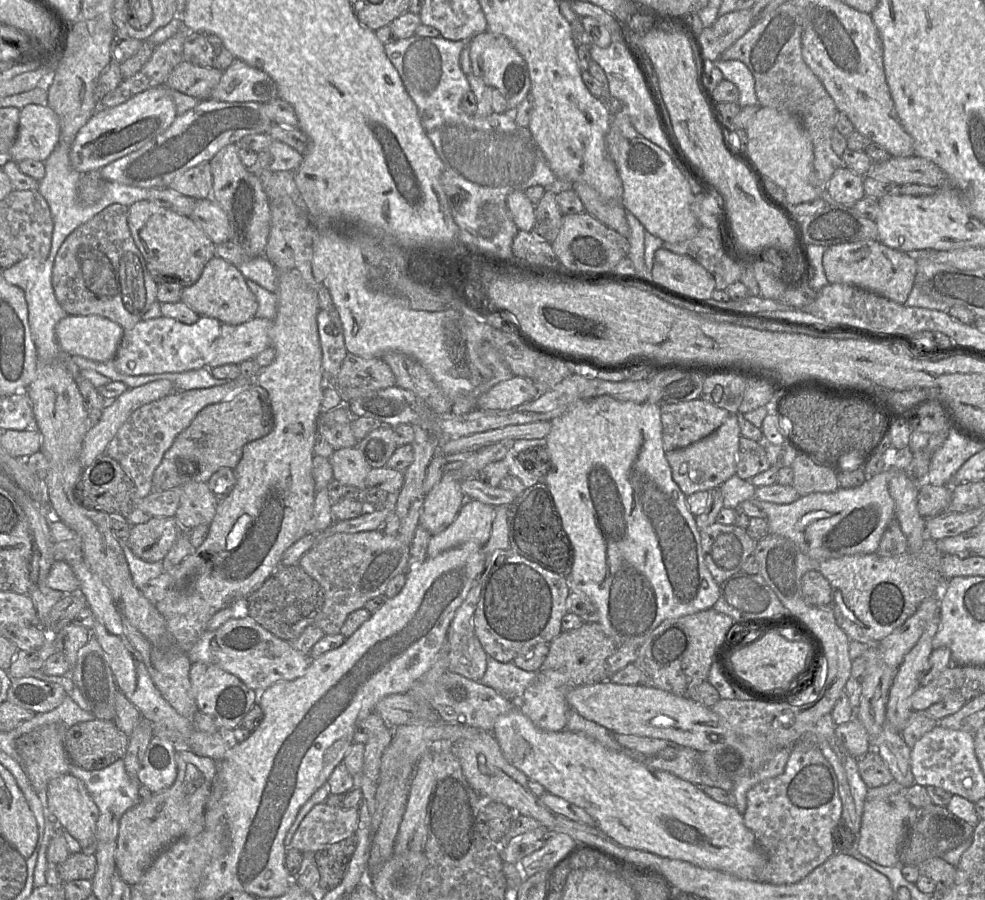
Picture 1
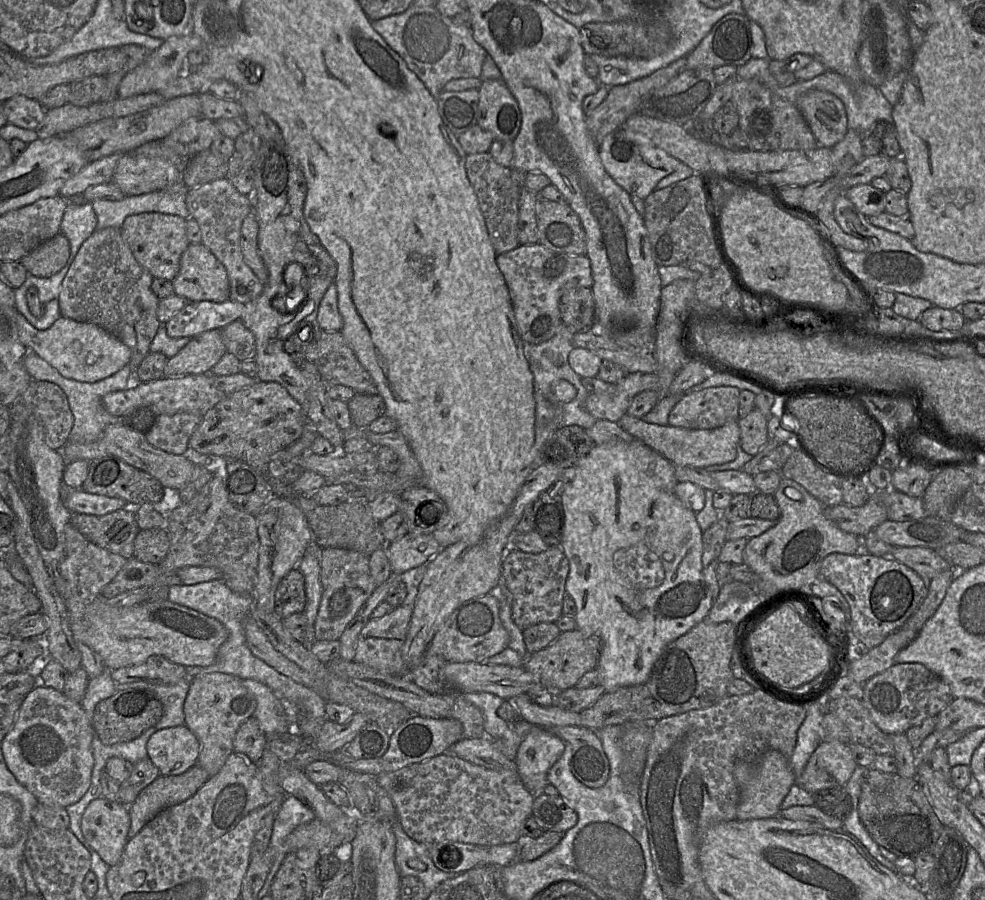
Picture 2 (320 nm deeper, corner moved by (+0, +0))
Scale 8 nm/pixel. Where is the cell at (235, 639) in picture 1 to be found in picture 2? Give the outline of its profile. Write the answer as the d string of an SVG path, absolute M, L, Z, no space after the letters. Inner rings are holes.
M100 595L87 605L85 620L85 644L102 657L110 670L140 665L154 655L185 667L209 666L215 662L218 649L228 637L226 628L215 618L168 599L114 606Z

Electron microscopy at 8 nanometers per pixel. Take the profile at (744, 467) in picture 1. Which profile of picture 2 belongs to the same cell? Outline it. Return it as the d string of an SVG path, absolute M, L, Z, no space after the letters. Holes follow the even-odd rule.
M756 407L745 417L738 419L740 446L744 452L755 456L769 439L767 417Z

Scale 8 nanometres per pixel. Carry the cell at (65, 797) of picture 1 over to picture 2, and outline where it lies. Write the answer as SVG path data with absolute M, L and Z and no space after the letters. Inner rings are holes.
M104 797L92 800L81 819L86 841L110 867L122 858L130 825L129 807Z

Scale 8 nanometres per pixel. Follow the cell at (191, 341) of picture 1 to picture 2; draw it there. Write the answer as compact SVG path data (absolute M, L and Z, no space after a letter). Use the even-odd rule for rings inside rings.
M231 299L221 303L189 302L165 323L167 334L171 338L193 338L209 330L222 329L241 319L244 305Z

